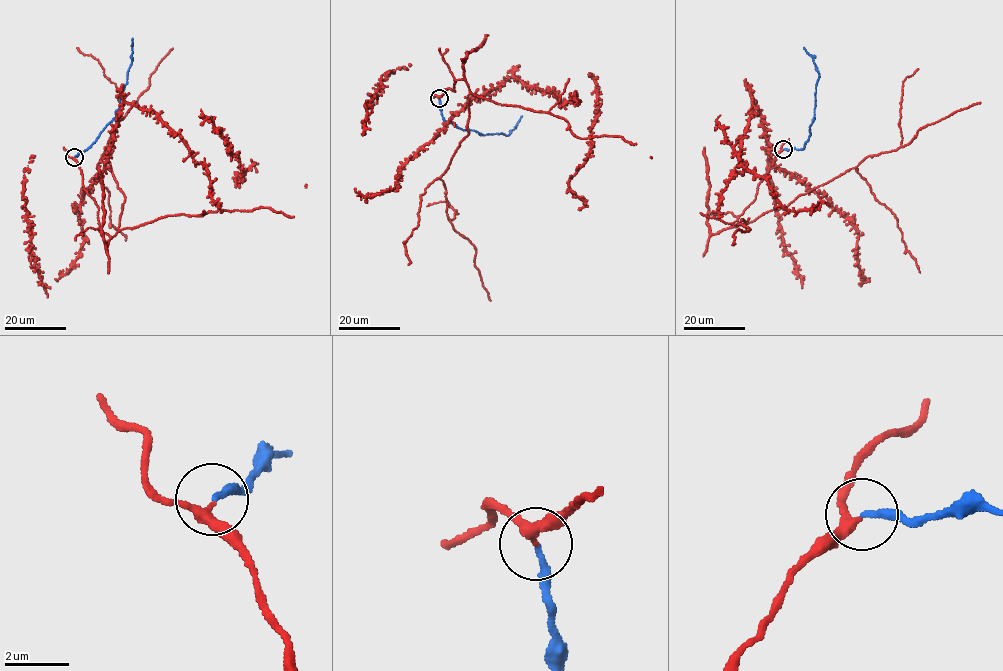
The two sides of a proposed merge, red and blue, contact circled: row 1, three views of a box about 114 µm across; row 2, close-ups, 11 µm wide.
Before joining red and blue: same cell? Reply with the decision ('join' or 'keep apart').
join

